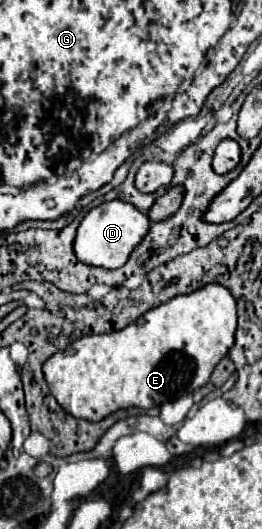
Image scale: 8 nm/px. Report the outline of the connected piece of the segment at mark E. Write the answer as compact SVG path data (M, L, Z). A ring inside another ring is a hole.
M210 283L194 293L178 295L142 317L138 317L128 327L106 333L106 335L86 335L70 343L64 351L54 353L44 363L44 379L50 387L50 393L58 405L72 417L86 421L100 421L106 415L124 409L124 407L158 407L166 401L174 401L182 395L192 393L194 389L208 383L214 367L234 345L236 331L236 301L224 285Z

